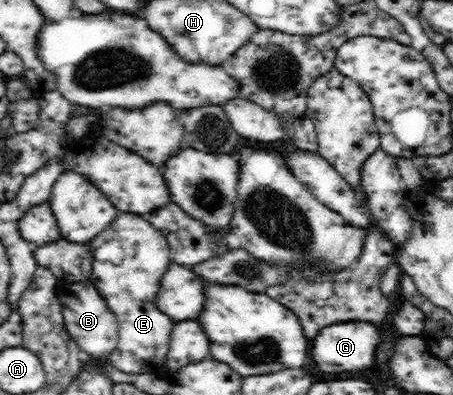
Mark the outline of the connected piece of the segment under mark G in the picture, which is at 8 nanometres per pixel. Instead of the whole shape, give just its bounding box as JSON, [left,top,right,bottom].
[312,321,380,373]

